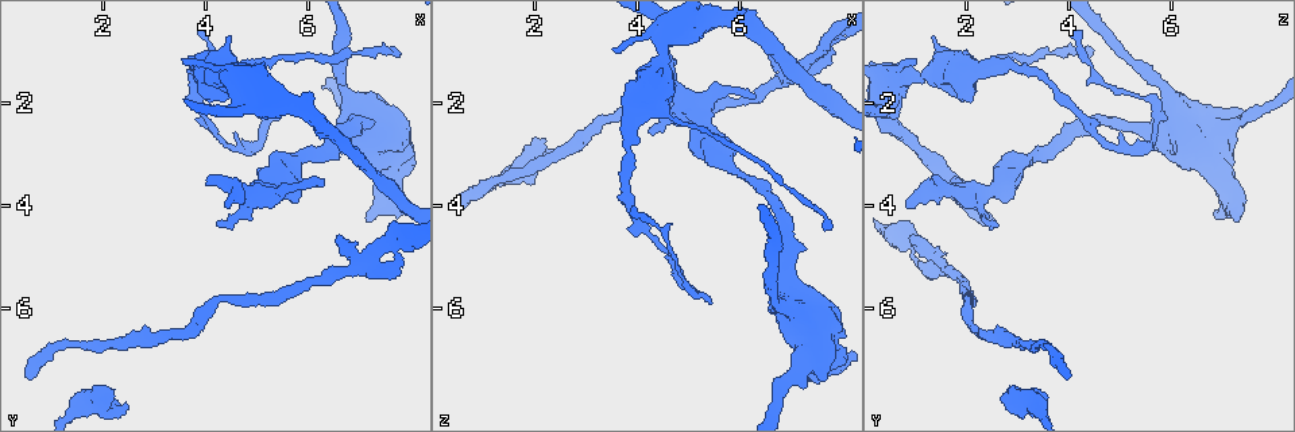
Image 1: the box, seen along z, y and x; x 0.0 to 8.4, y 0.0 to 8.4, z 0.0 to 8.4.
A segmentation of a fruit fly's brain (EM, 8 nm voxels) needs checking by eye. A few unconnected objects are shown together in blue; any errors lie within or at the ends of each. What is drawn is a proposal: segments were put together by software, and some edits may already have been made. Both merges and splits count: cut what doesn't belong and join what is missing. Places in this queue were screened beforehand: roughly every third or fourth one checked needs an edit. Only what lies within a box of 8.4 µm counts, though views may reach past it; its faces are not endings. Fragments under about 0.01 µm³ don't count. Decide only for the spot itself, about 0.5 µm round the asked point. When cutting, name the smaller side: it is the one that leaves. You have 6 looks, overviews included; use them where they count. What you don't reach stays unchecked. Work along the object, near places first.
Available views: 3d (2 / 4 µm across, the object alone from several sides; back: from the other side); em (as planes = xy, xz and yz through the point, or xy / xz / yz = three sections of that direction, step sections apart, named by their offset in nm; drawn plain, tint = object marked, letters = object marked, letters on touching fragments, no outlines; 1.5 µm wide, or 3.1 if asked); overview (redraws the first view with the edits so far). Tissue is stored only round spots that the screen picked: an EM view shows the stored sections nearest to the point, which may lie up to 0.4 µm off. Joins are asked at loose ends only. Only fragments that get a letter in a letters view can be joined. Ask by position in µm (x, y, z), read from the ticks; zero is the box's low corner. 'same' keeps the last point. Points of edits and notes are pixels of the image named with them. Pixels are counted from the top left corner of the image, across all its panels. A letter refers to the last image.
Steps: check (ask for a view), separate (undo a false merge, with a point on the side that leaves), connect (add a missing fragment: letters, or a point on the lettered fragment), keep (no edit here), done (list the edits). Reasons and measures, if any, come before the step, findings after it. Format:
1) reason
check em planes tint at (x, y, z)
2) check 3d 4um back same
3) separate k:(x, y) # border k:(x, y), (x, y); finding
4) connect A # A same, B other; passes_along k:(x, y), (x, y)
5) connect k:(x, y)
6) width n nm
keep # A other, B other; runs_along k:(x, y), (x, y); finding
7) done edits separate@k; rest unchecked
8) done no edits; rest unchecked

an open end
check em planes tint at (3.95, 3.55, 1.45)

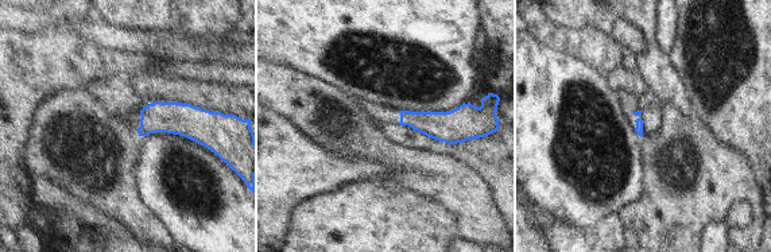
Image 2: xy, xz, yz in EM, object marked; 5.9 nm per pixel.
what lies round it
check em planes letters same

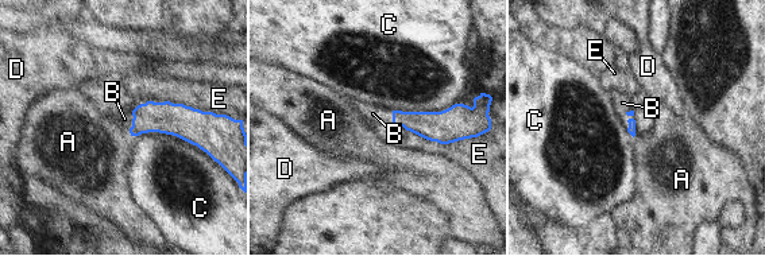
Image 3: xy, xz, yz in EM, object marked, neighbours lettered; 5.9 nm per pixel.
connect 3:(124, 119) # A other, B same, C other, D other, E other; passes_along 3:(166, 117), (132, 115), (124, 119); it goes on there

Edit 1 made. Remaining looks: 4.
see it whole again
check overview

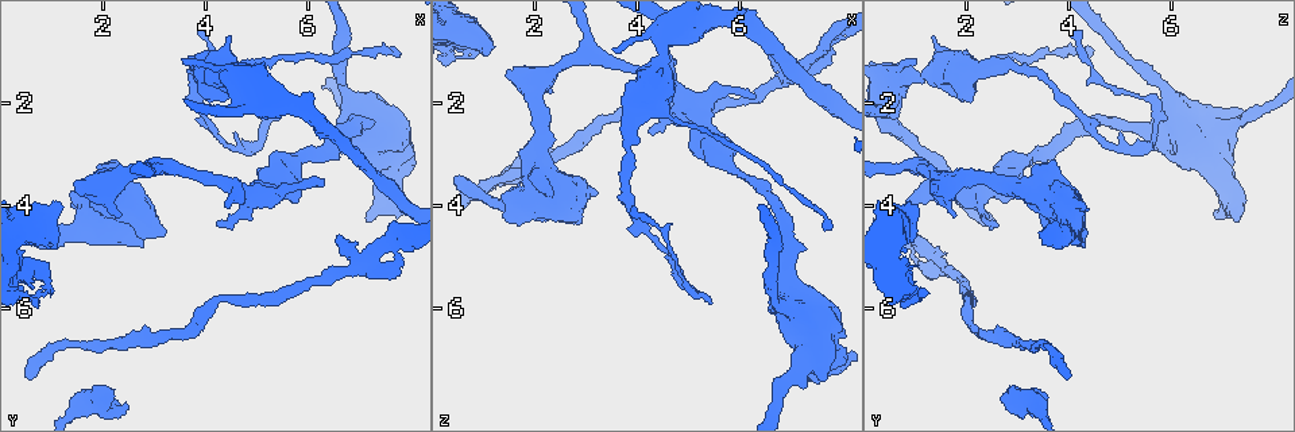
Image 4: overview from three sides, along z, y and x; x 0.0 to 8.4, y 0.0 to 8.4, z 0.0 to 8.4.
abrupt turn
check em planes tint at (5.15, 2.25, 5.75)

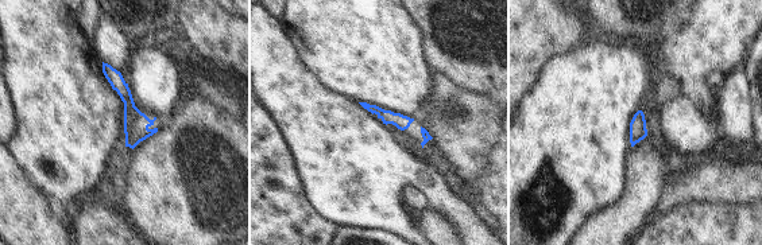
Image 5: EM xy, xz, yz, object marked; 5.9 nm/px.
see the neighbours
check em planes letters same

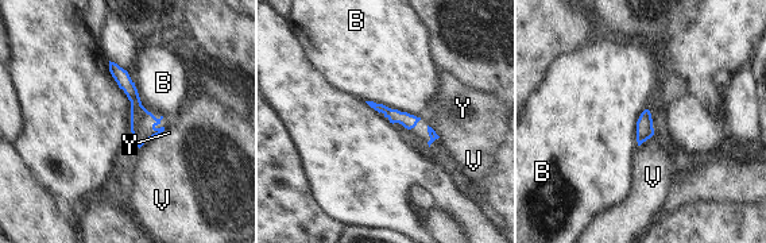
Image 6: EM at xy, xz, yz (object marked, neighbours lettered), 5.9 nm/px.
keep # B other, V other, Y other; border 6:(366, 100), (382, 103), (420, 118); all the same cell

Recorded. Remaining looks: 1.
branch stops here
check em planes letters at (0.55, 7.30, 4.00)

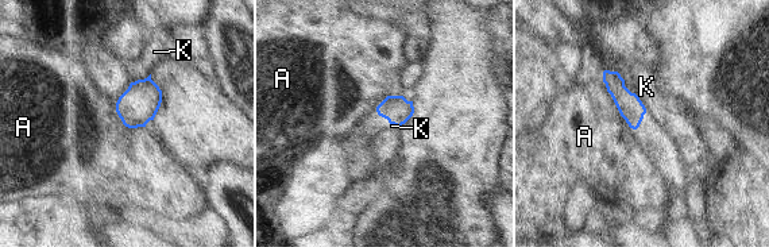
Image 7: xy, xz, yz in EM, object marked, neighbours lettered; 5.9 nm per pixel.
keep # A other, K other; border 7:(150, 73), (130, 84); no lettered fragment goes on from it

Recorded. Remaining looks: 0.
done edits connect@3; rest unchecked

